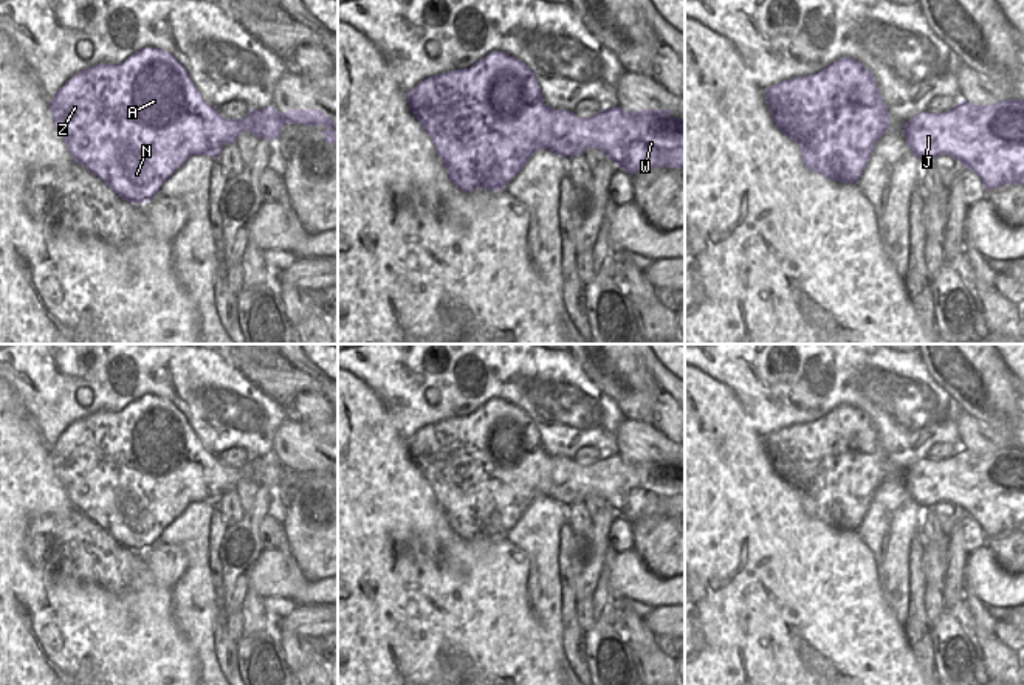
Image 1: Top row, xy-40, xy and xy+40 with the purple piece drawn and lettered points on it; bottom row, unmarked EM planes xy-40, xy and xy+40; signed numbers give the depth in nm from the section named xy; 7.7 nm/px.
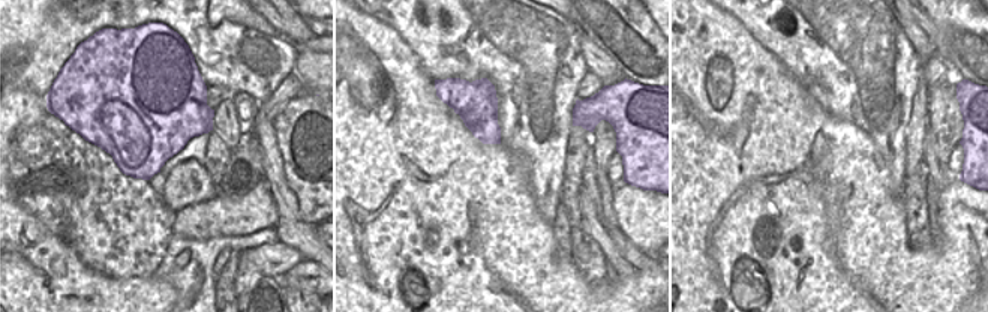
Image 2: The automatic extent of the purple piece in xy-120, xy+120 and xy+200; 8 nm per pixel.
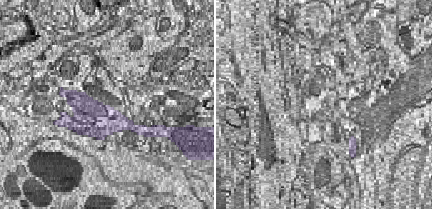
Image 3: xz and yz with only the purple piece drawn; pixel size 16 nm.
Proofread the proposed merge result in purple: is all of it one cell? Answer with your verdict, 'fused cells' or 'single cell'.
single cell

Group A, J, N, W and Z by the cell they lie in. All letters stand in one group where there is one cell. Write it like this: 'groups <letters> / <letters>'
groups A J N W Z

